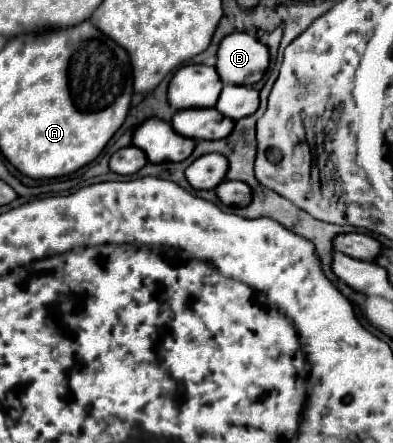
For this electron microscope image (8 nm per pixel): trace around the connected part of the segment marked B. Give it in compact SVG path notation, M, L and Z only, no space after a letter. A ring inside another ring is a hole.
M247 32L225 36L217 52L217 72L225 84L255 84L269 64L269 50Z

